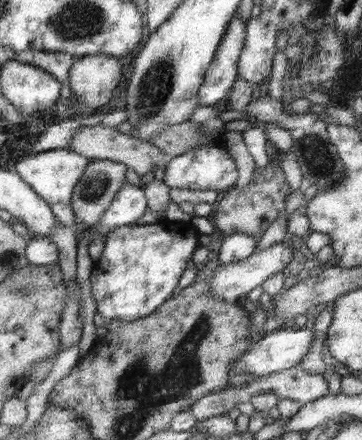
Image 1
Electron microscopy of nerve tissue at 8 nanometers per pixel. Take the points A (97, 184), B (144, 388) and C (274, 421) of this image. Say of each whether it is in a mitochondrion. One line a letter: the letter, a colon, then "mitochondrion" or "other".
A: mitochondrion
B: mitochondrion
C: other

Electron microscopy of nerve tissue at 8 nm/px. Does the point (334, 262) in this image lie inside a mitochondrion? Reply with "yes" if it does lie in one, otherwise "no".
no

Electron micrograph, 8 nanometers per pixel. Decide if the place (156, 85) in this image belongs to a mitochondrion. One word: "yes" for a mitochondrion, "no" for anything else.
yes

